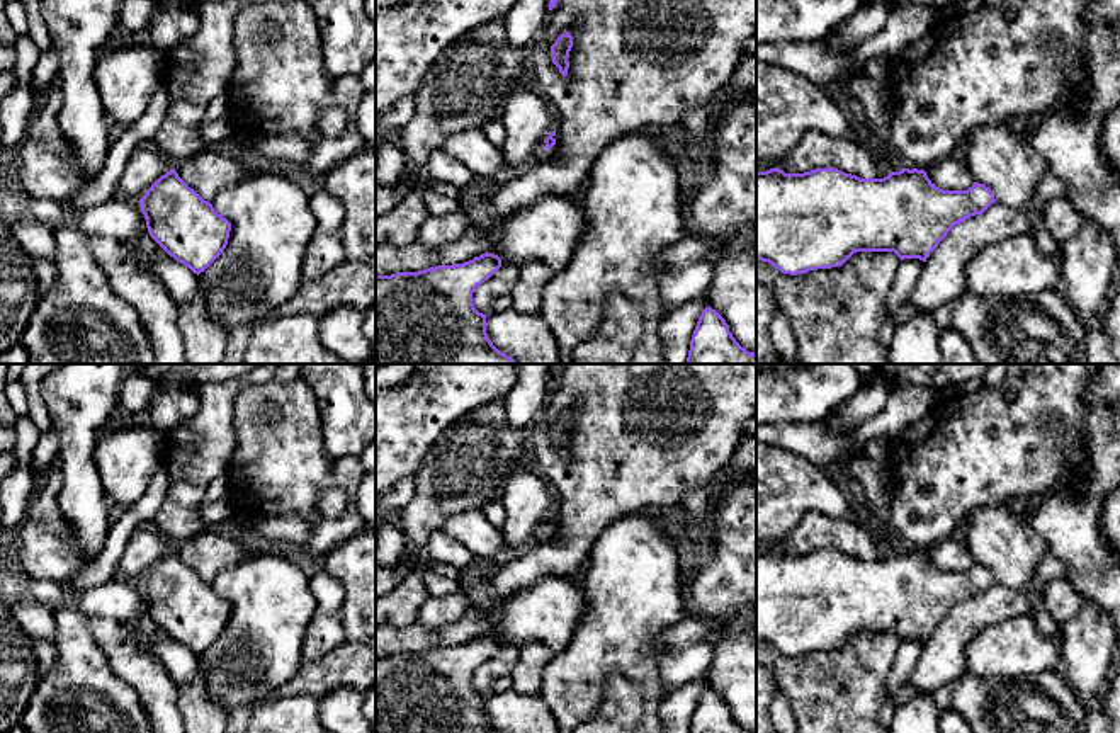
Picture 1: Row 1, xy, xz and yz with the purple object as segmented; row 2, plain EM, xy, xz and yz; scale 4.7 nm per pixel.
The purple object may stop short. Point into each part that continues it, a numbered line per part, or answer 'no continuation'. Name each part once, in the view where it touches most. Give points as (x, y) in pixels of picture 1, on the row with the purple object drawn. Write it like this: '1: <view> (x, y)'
1: xz (541, 153)

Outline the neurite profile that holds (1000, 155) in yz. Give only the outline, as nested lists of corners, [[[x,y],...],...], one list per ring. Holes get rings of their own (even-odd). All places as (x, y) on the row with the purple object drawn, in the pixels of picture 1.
[[[1001,121],[972,128],[964,139],[967,167],[976,182],[994,194],[996,202],[1023,209],[1035,194],[1045,162],[1033,150],[1028,131],[1032,121]]]

